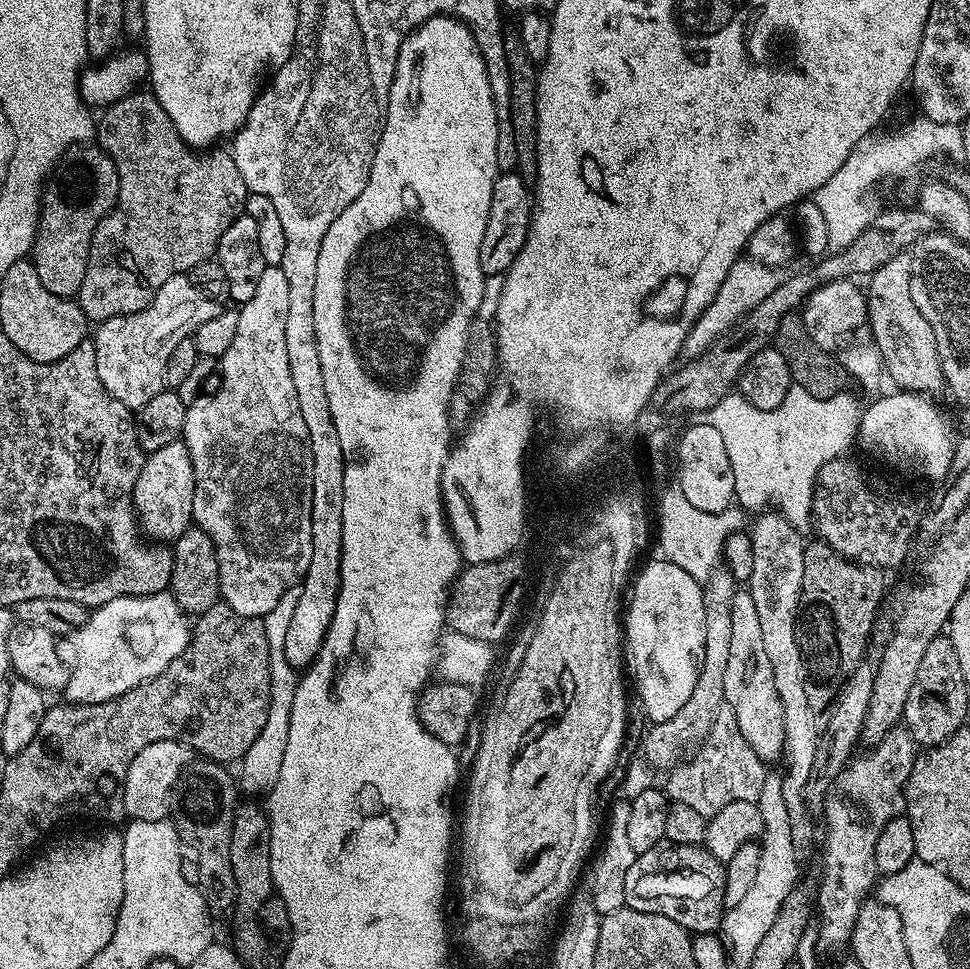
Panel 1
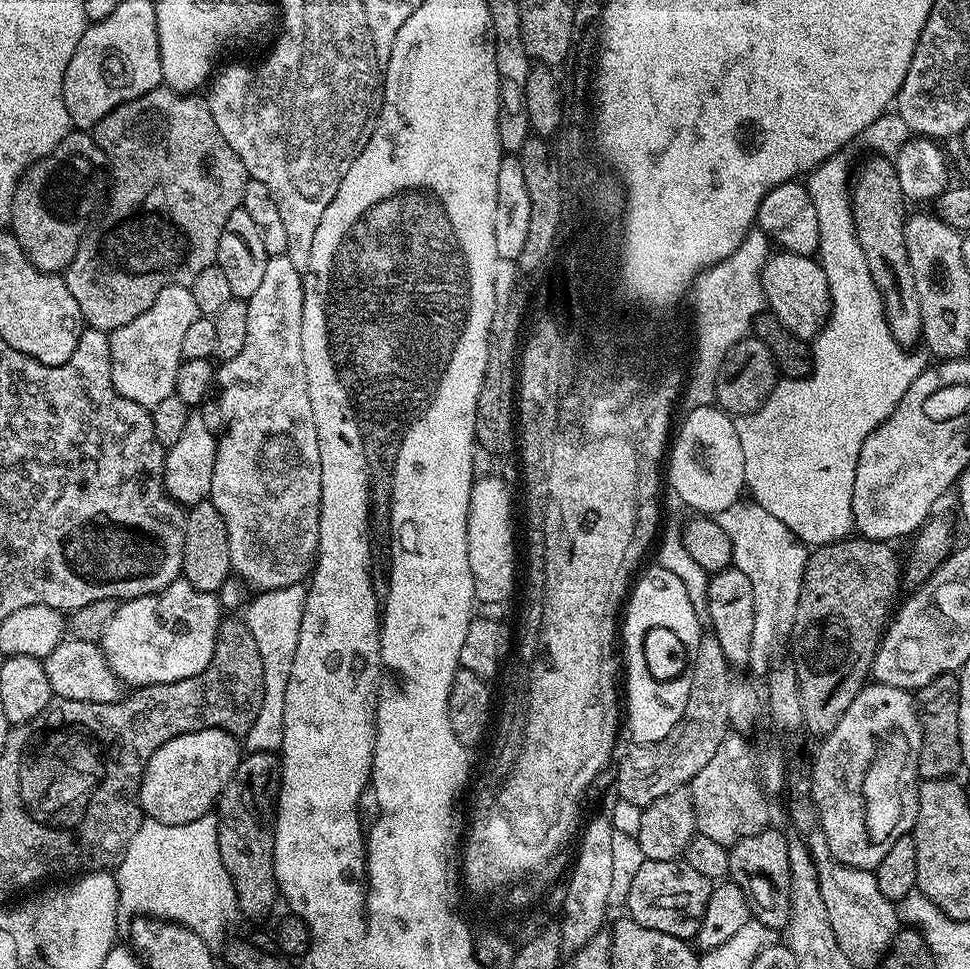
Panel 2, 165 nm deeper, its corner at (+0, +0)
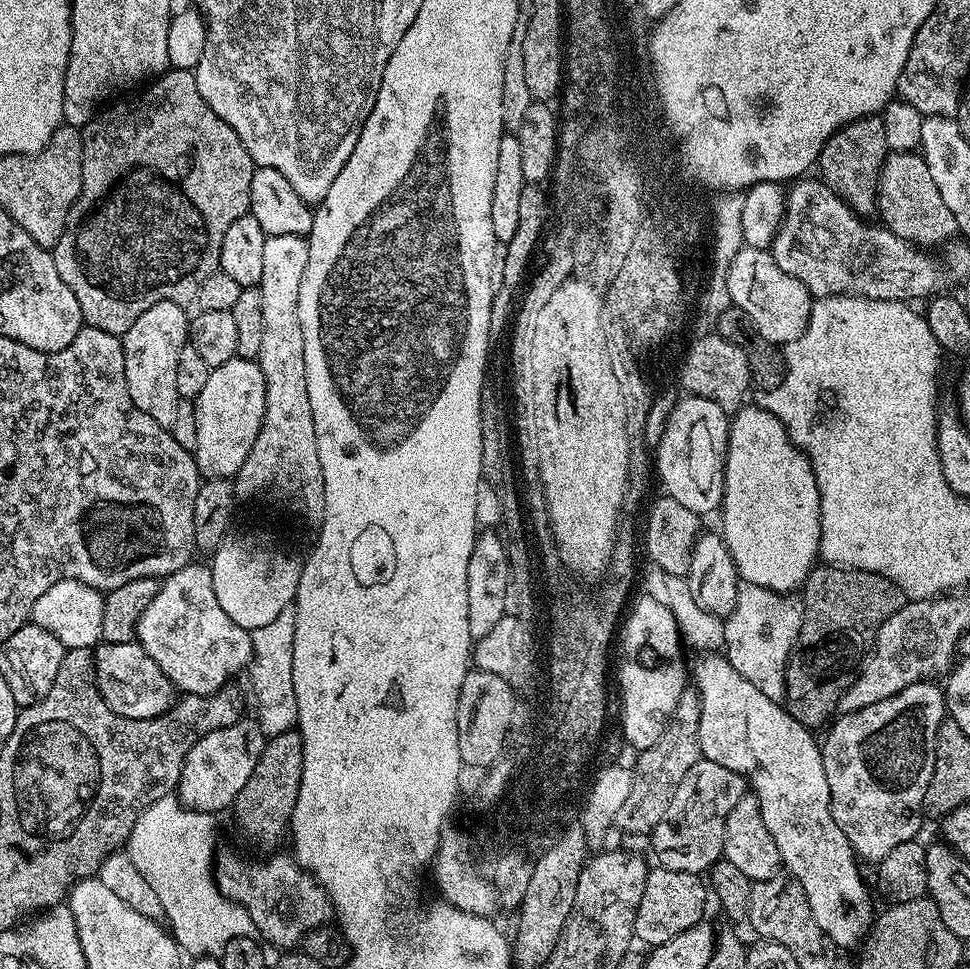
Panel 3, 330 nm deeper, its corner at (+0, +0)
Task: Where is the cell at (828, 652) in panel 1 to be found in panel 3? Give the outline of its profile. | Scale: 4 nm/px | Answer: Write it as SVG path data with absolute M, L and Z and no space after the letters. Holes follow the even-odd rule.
M817 566L812 569L812 573L808 575L807 580L802 585L802 609L803 620L801 622L801 630L797 636L796 644L789 654L788 665L785 667L785 690L783 703L791 716L797 720L798 723L804 724L810 730L816 730L819 724L827 725L829 723L828 715L833 711L834 713L840 707L840 699L844 697L844 692L851 686L853 680L856 678L858 669L861 667L862 661L865 659L866 653L871 649L872 645L876 643L876 635L882 626L882 622L886 622L886 618L890 618L895 612L906 603L904 591L898 587L894 582L890 582L890 578L886 578L882 574L874 574L866 570L858 570L857 568L833 568L831 566Z

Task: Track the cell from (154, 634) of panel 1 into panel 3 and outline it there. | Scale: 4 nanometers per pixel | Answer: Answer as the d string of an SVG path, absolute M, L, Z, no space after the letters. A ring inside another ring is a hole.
M193 562L182 570L163 577L159 594L154 602L150 602L150 606L146 606L146 610L142 610L142 618L138 618L136 640L144 647L146 654L150 654L154 662L158 662L166 678L170 678L170 682L181 693L189 696L214 694L233 679L235 672L240 672L243 668L245 671L252 663L251 631L238 626L238 622L234 622L234 618L230 618L230 614L222 610L214 594L212 570L207 563Z

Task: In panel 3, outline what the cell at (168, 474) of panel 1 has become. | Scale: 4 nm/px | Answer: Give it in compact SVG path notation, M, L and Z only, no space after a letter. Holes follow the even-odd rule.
M236 356L230 362L222 362L222 366L212 369L210 378L206 378L206 386L202 389L202 394L196 396L194 403L196 406L194 423L198 425L198 446L194 455L201 477L210 480L235 477L242 462L246 462L246 456L250 454L254 440L258 438L258 430L266 414L266 378L259 363L241 356Z

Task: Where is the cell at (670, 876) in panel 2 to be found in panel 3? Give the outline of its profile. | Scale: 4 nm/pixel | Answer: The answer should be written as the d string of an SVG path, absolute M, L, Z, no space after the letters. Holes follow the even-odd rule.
M653 867L646 878L646 890L642 890L642 902L638 902L638 910L634 918L635 939L647 946L665 944L682 930L690 930L690 926L701 923L705 919L704 903L710 900L710 892L699 875L694 872L666 870Z

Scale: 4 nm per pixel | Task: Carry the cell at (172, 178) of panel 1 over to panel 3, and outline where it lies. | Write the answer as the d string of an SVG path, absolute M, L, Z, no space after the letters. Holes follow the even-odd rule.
M169 67L167 72L155 77L147 87L140 91L132 94L137 94L137 96L132 96L129 100L120 100L117 104L109 103L103 110L97 111L96 115L84 125L80 134L82 138L82 190L66 218L66 226L55 248L51 249L54 266L58 266L58 274L62 274L62 282L66 282L70 290L74 290L74 298L78 298L78 306L82 306L82 318L85 325L98 330L106 330L106 334L119 337L123 337L124 332L130 330L130 326L134 326L138 314L150 310L154 302L174 302L188 306L195 301L198 286L202 286L202 281L210 278L210 274L220 267L222 238L226 238L226 230L230 230L230 225L238 222L238 218L249 215L250 178L254 178L257 169L246 146L242 146L238 134L234 134L234 130L230 130L230 126L226 126L226 122L222 122L222 118L218 118L218 114L210 110L206 98L202 98L193 69Z

